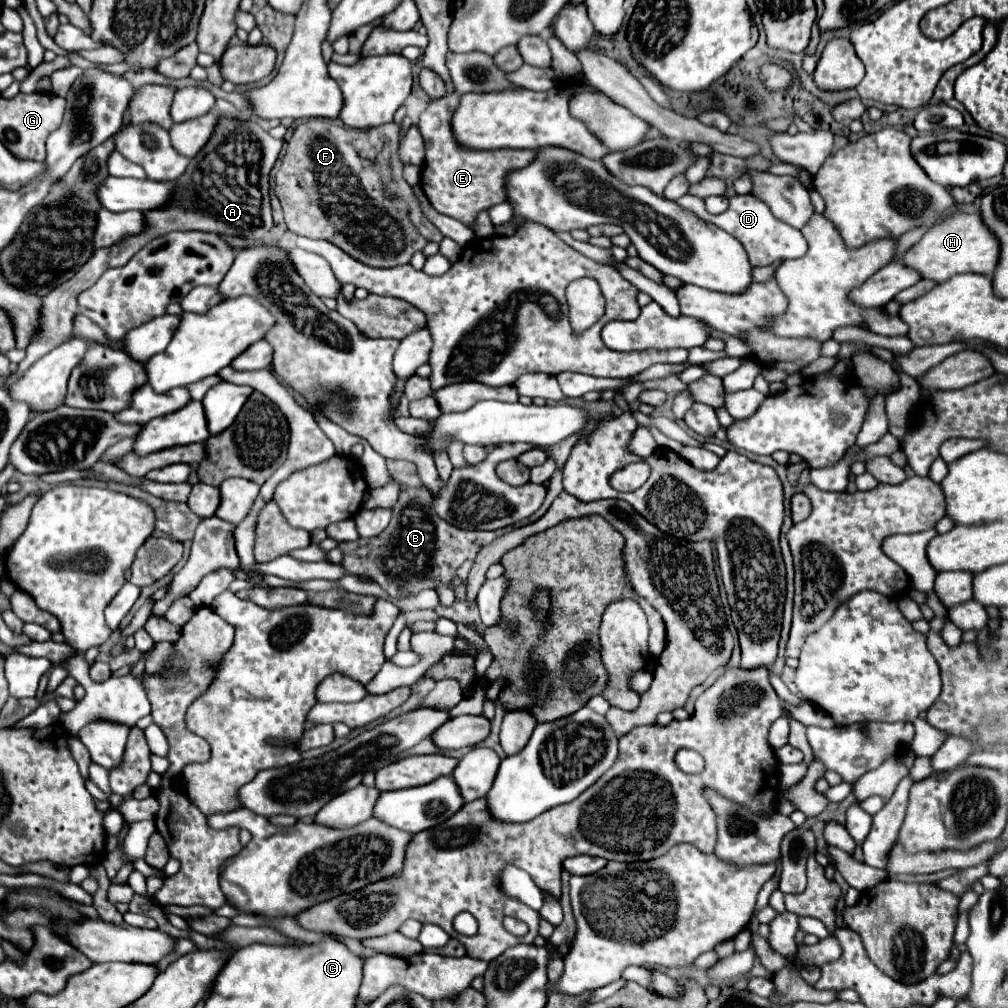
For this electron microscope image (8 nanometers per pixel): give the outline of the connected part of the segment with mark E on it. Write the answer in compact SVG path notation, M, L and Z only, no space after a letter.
M444 96L440 100L432 100L428 108L422 112L418 128L426 148L426 160L420 172L420 188L424 190L428 202L450 218L460 220L470 226L478 212L488 210L506 200L506 176L514 170L526 168L534 162L536 150L470 150L456 142L452 134L452 114L458 108L460 96Z

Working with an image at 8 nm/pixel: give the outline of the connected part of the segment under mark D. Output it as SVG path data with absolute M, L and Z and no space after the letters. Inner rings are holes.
M686 194L686 196L678 198L676 202L678 202L680 206L684 206L684 208L696 212L702 220L714 222L718 228L722 228L724 232L728 232L728 234L732 234L736 240L740 240L742 246L746 248L748 258L750 258L750 264L752 264L754 268L770 266L770 264L774 264L778 258L784 258L784 256L804 256L806 250L808 250L808 244L806 244L802 232L796 230L796 228L790 228L788 224L784 224L782 220L778 220L778 218L770 212L768 204L766 204L764 200L760 200L760 198L756 198L754 194L744 194L744 196L734 194L734 196L730 198L728 210L722 212L722 214L718 214L718 216L712 216L712 214L706 212L702 198L696 198L696 196Z

